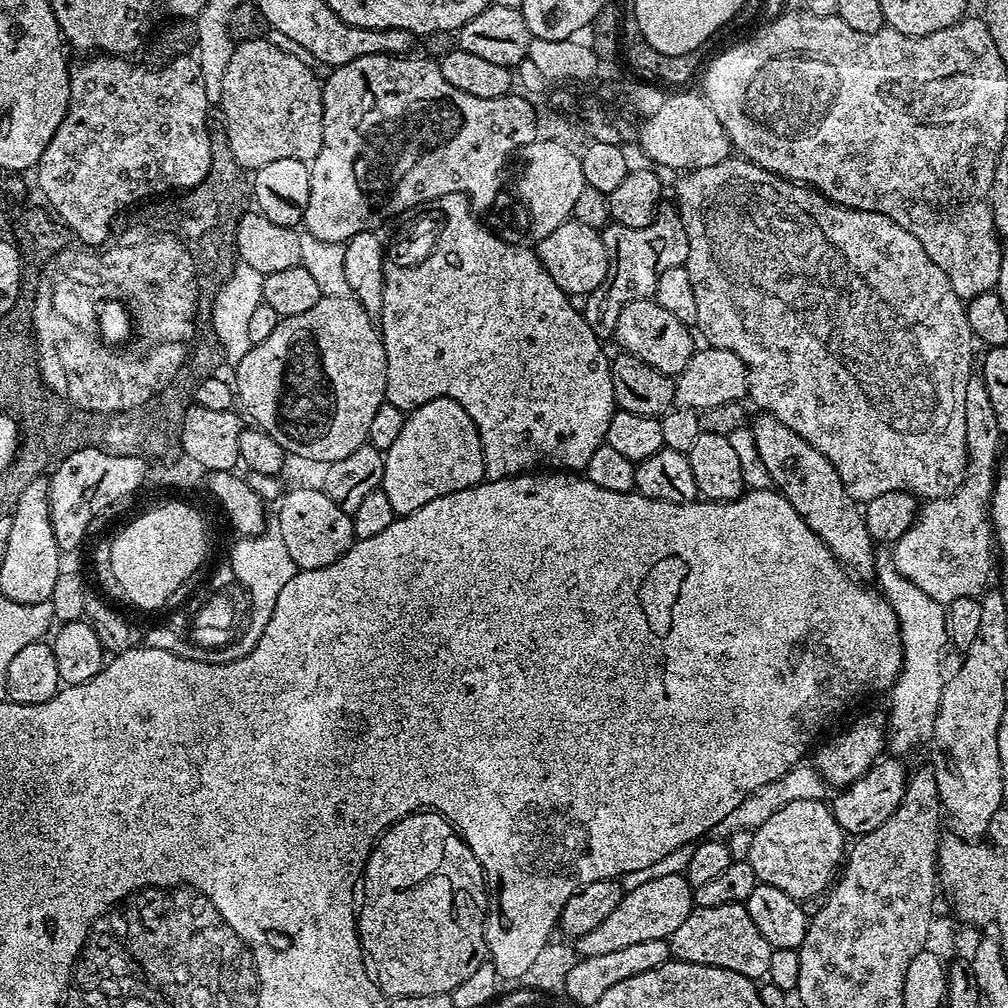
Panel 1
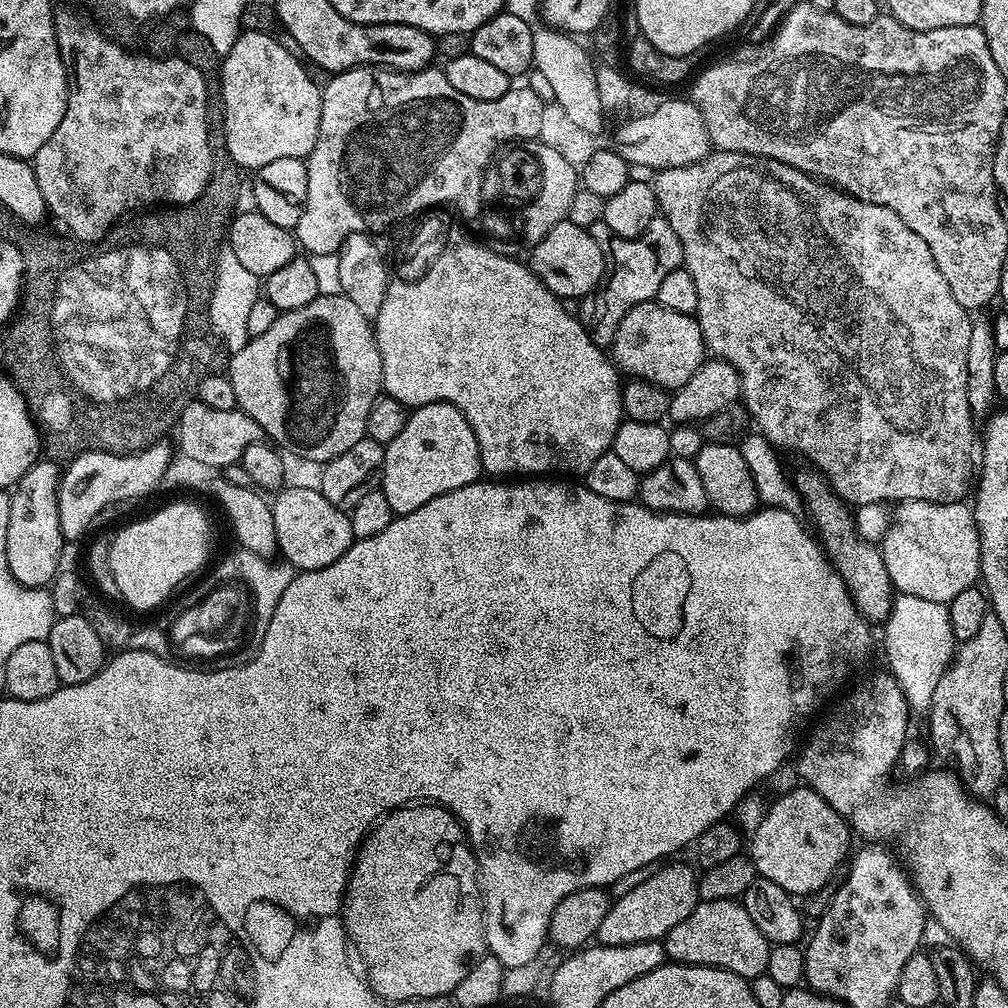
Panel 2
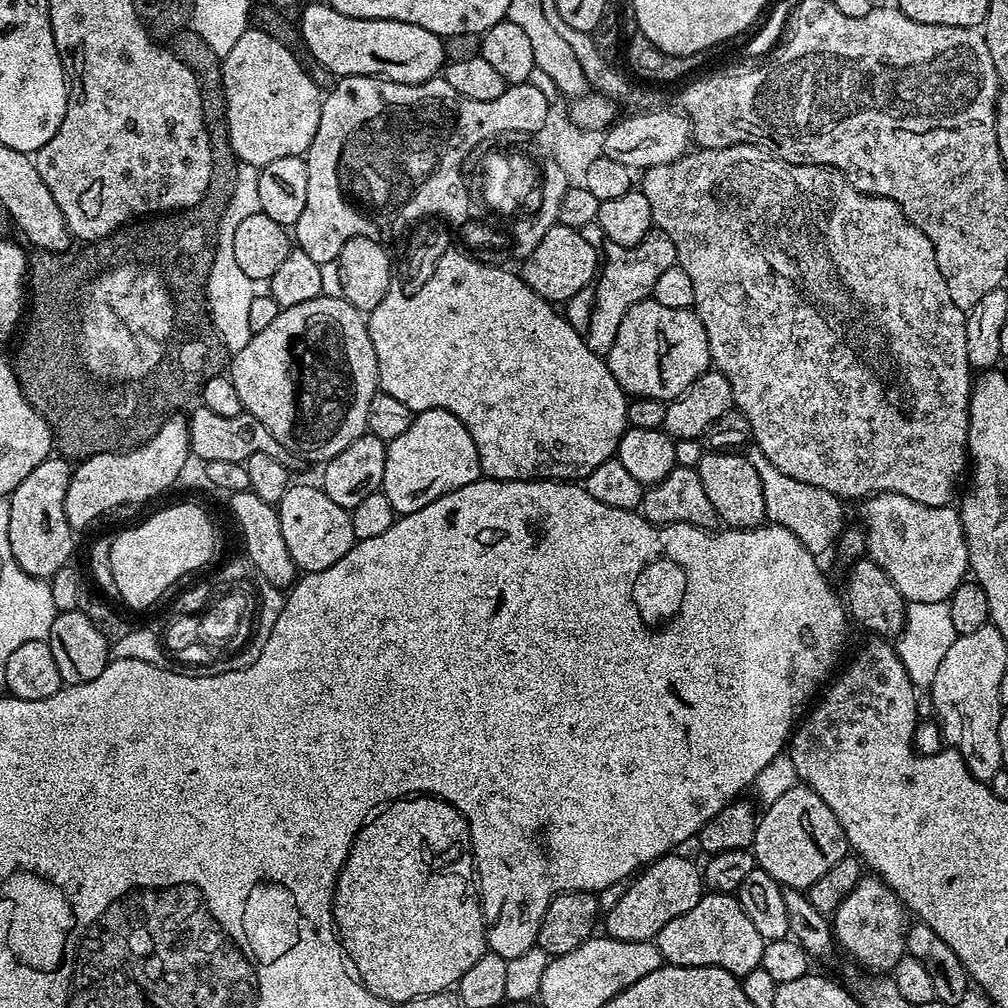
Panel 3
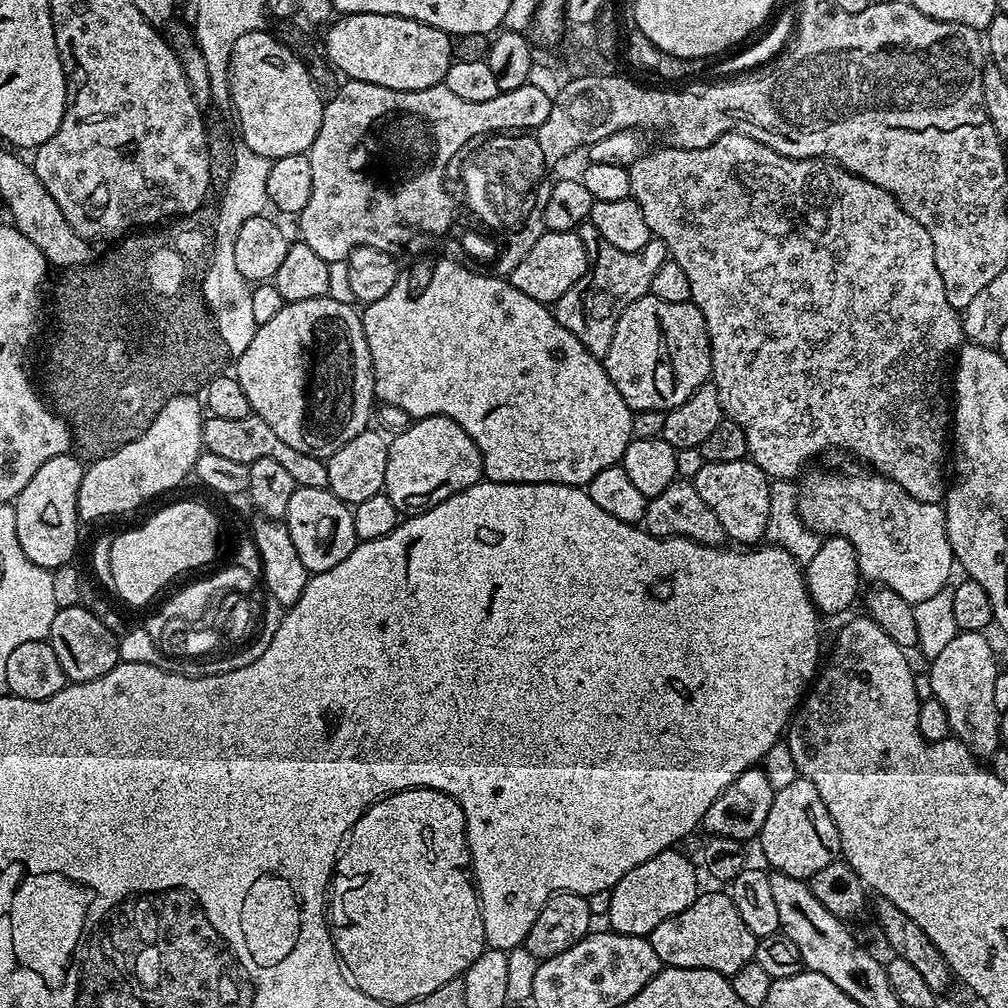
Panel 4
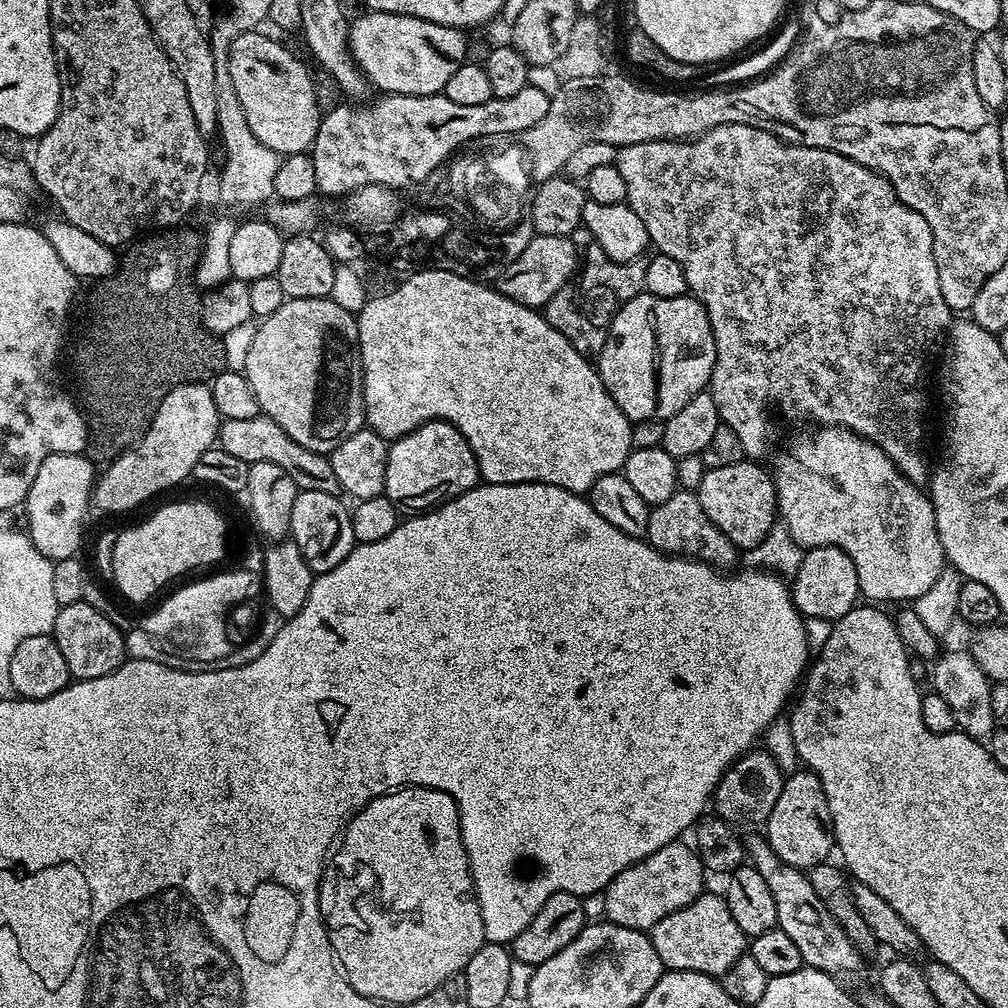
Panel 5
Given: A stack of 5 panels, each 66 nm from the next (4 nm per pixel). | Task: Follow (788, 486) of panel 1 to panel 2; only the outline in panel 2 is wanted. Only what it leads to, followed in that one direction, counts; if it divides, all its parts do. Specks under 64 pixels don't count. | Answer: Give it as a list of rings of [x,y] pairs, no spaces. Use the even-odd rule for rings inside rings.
[[[804,466],[804,469],[794,476],[794,483],[803,507],[805,509],[808,507],[808,512],[812,515],[811,527],[814,529],[814,535],[820,541],[825,556],[842,578],[856,609],[869,622],[887,621],[892,610],[894,589],[890,582],[890,574],[886,574],[886,562],[882,558],[879,547],[873,541],[863,540],[858,535],[853,509],[819,472]]]

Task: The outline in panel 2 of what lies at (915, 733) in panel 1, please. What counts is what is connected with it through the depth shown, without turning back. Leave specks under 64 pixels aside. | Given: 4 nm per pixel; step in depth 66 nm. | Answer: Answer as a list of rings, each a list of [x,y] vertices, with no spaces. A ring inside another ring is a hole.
[[[899,593],[893,599],[892,610],[883,628],[887,671],[898,682],[909,709],[913,713],[927,713],[938,681],[951,664],[958,647],[954,630],[950,630],[948,605],[930,602],[927,598],[914,598],[914,594]]]

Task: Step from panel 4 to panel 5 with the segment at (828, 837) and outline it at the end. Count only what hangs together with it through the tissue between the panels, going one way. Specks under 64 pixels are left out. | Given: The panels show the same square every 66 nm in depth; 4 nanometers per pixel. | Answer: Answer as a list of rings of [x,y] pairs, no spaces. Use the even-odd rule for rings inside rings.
[[[797,770],[785,779],[782,794],[774,802],[774,810],[770,810],[766,821],[766,835],[774,854],[782,858],[790,866],[801,870],[813,868],[815,864],[823,864],[834,852],[832,835],[832,819],[826,802],[826,794],[822,790],[822,782],[813,772]]]

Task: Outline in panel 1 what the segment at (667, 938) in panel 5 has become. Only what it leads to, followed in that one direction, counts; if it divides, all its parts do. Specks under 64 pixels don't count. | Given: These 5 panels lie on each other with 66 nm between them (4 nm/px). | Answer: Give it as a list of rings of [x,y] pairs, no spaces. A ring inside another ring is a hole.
[[[744,904],[693,907],[690,918],[686,918],[686,922],[682,922],[682,926],[678,926],[678,930],[674,930],[667,941],[669,953],[682,962],[734,970],[757,982],[763,981],[770,970],[770,954],[773,949],[770,942],[762,938],[758,926],[754,926],[754,918],[750,918]]]

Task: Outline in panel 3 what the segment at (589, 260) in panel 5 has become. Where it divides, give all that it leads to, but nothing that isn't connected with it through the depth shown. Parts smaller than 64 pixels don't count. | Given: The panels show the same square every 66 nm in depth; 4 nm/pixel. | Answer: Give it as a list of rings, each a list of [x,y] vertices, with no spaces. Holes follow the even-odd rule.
[[[587,224],[580,229],[582,238],[594,246],[599,256],[596,279],[591,280],[578,294],[566,301],[566,315],[570,326],[578,330],[582,342],[594,350],[594,354],[607,357],[610,346],[614,346],[614,338],[618,335],[618,326],[622,326],[622,318],[630,306],[649,299],[654,290],[654,282],[658,282],[658,274],[670,270],[677,264],[674,242],[666,238],[659,230],[648,233],[642,242],[629,248],[618,246],[618,242],[610,242],[602,234],[602,226]]]

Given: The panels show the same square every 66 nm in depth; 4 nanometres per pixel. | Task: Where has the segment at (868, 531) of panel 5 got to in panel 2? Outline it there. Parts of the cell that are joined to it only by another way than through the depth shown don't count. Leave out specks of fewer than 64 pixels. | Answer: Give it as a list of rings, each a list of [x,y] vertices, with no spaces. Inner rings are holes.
[[[921,500],[899,501],[895,505],[892,524],[888,527],[888,533],[884,535],[883,540],[879,541],[878,547],[882,558],[886,562],[886,574],[890,574],[890,582],[897,593],[905,592],[906,594],[914,594],[914,598],[927,598],[930,602],[948,604],[958,594],[962,594],[962,590],[973,587],[980,580],[980,535],[978,534],[978,526],[976,525],[976,519],[974,518],[971,507],[964,502],[957,502],[955,504],[931,504],[930,502],[922,502]]]

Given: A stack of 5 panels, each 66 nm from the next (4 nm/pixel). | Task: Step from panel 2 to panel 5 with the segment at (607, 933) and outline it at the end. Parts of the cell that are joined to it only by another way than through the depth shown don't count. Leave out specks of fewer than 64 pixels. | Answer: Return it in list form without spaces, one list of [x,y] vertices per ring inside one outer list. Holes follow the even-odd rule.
[[[684,842],[662,846],[662,850],[654,850],[654,854],[631,864],[609,882],[603,891],[607,923],[648,932],[662,918],[666,918],[666,914],[682,910],[682,906],[701,896],[706,888],[704,876],[706,869],[696,855],[695,847],[688,845],[687,848]]]

